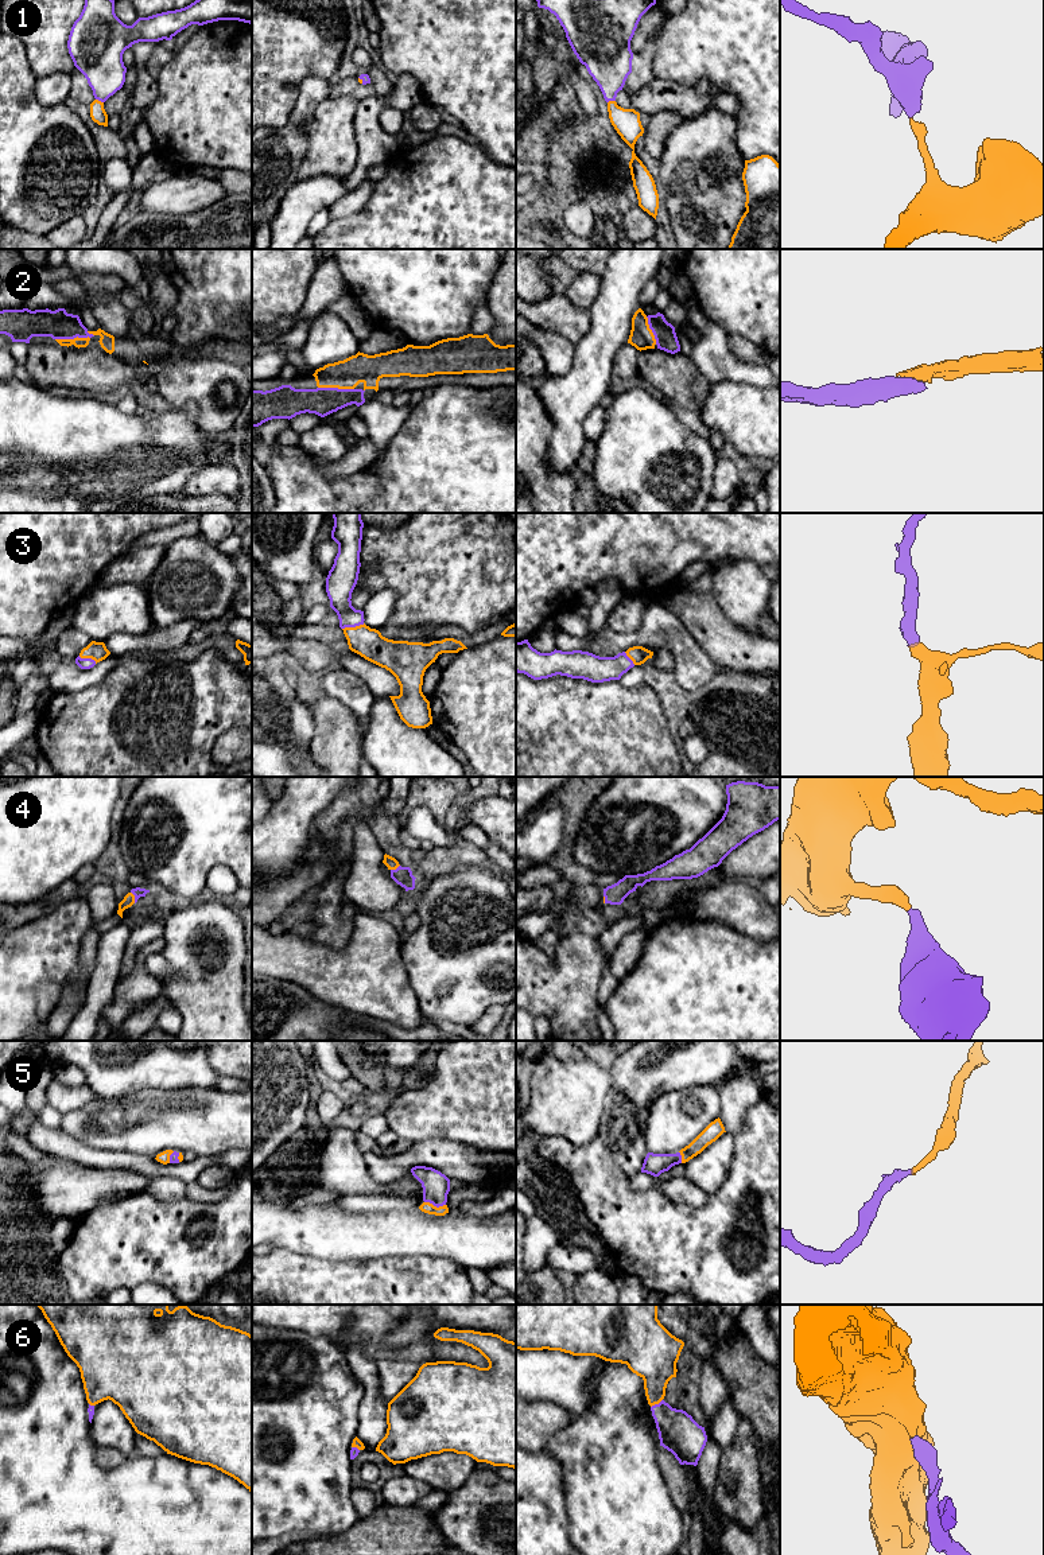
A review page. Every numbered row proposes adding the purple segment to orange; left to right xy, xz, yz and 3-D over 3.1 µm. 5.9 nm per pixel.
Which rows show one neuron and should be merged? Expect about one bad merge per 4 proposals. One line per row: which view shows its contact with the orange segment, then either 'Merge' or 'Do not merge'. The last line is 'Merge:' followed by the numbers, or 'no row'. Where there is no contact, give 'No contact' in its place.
1: Touches orange in xy. Merge
2: Touches orange in xy. Merge
3: Touches orange in xz. Merge
4: Touches orange in xy. Merge
5: Touches orange in xz. Merge
6: Touches orange in yz. Merge
Merge: 1, 2, 3, 4, 5, 6

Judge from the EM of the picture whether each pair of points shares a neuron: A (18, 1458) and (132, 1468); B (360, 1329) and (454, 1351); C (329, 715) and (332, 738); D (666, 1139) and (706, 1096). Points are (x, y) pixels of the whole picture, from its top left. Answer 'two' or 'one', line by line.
A: one
B: one
C: one
D: one

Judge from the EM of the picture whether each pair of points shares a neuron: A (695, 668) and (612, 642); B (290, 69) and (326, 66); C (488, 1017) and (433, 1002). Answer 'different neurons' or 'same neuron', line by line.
A: same neuron
B: same neuron
C: different neurons

